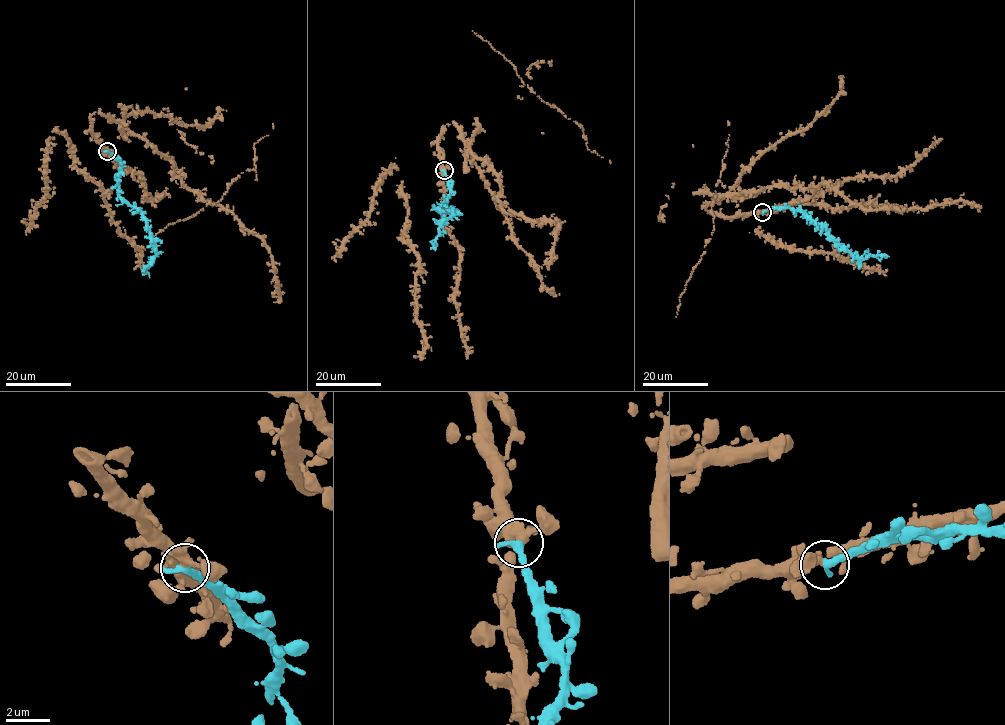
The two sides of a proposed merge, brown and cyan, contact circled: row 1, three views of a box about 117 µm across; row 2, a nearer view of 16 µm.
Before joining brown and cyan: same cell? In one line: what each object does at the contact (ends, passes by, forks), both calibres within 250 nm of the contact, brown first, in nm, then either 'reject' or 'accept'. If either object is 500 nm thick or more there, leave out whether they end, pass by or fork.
brown forks there; cyan ends there; 280 nm thick on the brown side, 400 nm on the other; accept

